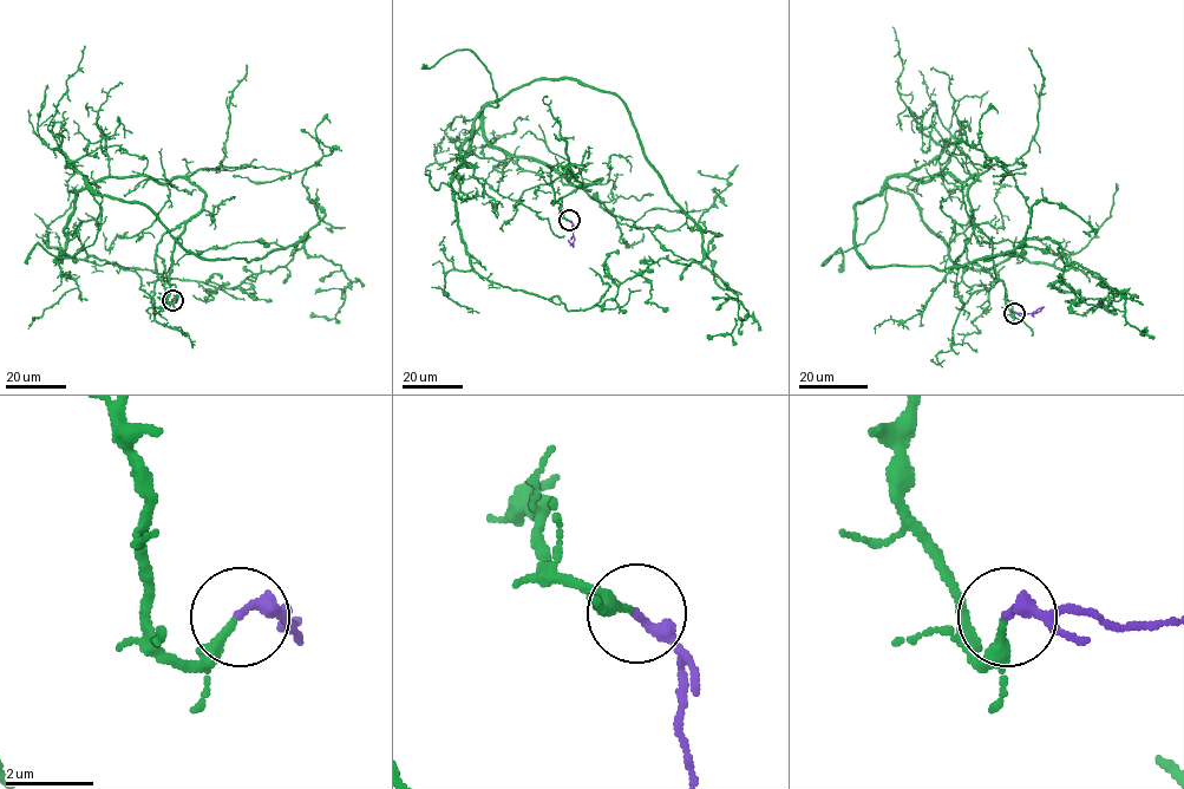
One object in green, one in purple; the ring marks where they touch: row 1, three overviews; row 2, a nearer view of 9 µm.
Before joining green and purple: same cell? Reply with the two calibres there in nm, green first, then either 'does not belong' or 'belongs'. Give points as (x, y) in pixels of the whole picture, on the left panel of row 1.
240 nm thick on the green side, 280 nm on the other; belongs

